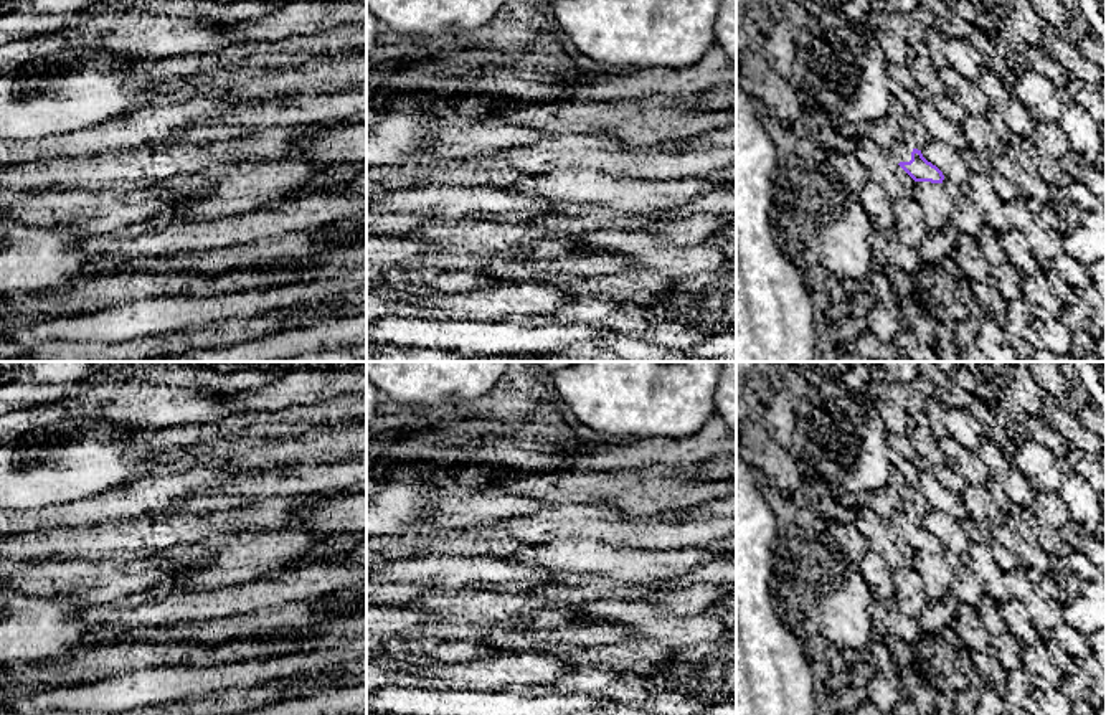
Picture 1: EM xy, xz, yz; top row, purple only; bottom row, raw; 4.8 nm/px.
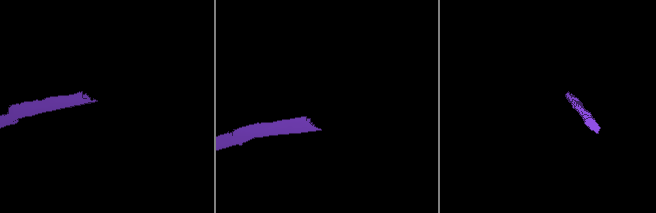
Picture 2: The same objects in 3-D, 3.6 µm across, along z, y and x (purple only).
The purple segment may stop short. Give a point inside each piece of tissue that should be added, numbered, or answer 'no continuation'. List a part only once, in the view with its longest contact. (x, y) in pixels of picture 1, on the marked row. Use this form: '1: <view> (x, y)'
1: yz (902, 151)

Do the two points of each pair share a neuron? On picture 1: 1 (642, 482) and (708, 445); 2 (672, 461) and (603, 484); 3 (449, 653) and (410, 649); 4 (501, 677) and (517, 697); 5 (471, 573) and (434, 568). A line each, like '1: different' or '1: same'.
1: different
2: different
3: same
4: different
5: same

